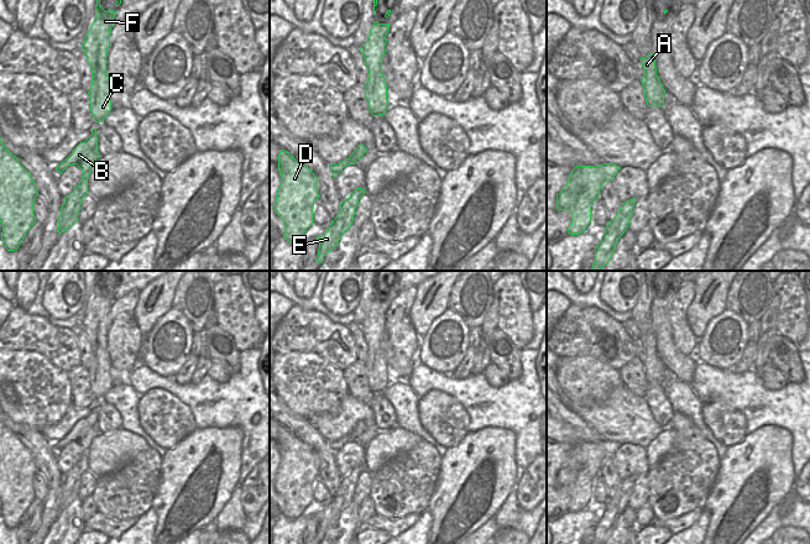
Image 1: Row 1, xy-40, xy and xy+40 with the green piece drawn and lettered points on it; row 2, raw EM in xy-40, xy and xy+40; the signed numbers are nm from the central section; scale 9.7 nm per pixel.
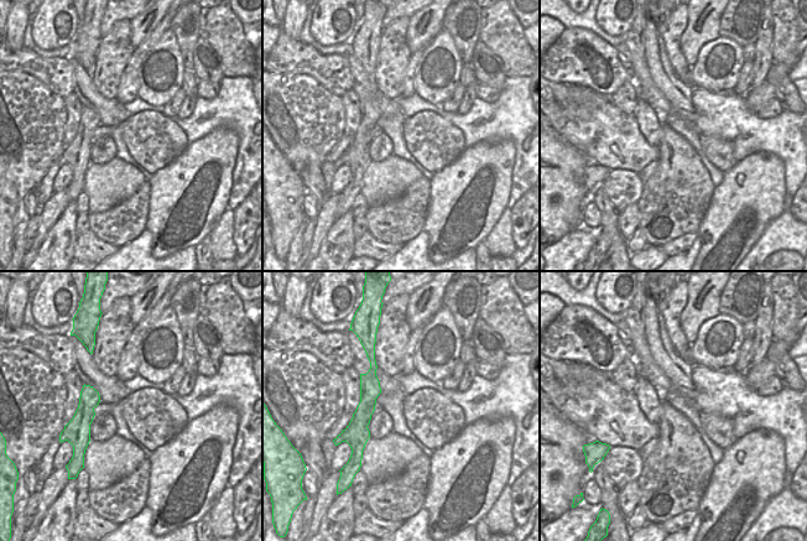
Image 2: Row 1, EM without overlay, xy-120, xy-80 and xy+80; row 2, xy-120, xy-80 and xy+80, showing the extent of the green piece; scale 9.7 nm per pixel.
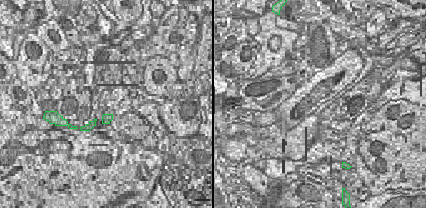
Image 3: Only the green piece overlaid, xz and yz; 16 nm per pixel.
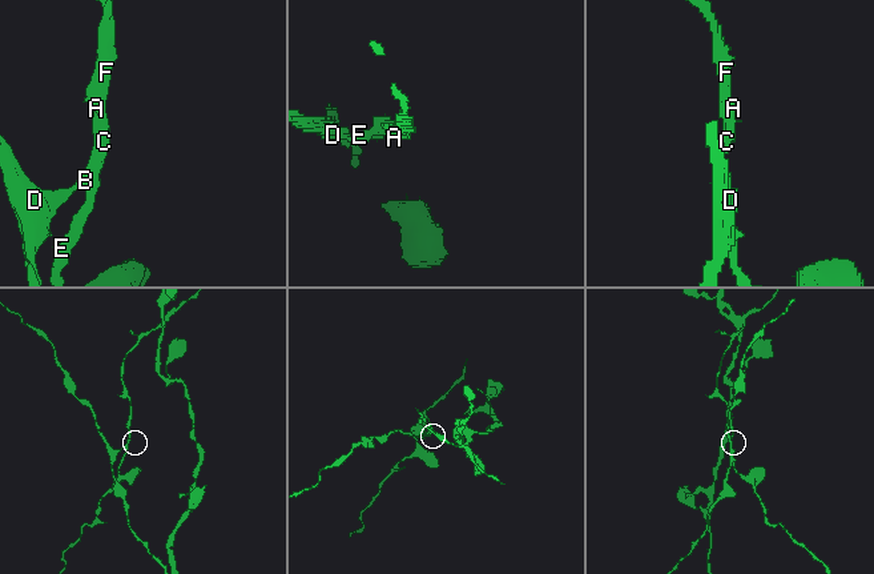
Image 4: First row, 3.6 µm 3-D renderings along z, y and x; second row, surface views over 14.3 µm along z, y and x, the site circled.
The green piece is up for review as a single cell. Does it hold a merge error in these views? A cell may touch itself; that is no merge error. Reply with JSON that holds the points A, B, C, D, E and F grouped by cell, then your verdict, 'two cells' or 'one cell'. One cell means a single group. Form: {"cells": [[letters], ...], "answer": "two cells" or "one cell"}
{"cells": [["A", "B", "C", "E", "F"], ["D"]], "answer": "two cells"}

